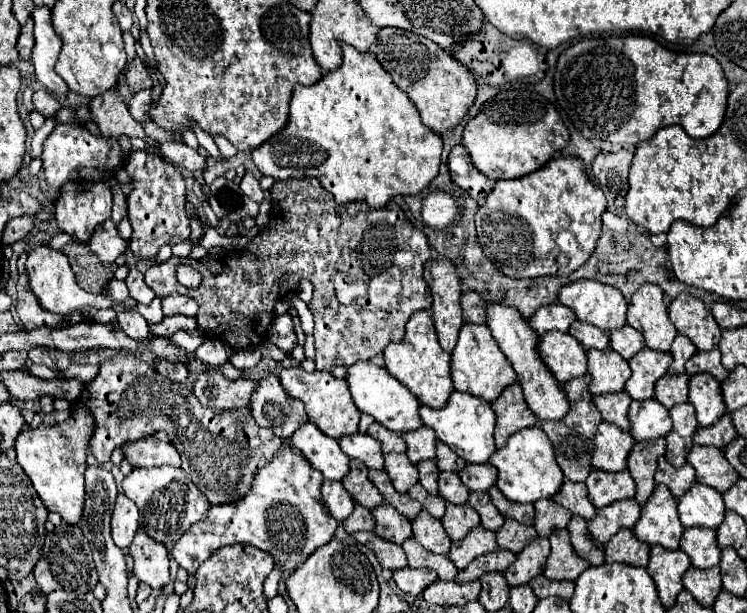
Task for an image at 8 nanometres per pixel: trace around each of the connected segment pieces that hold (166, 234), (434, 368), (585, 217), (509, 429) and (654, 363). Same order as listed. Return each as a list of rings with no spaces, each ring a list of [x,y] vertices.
[[[132,151],[126,161],[126,171],[134,177],[134,189],[128,195],[128,219],[132,223],[130,249],[136,257],[152,259],[162,245],[174,245],[190,237],[190,221],[186,217],[186,185],[178,167],[150,155]]]
[[[418,311],[410,317],[406,325],[406,337],[400,343],[390,343],[384,349],[384,367],[392,377],[396,377],[404,387],[416,395],[416,399],[432,409],[440,409],[446,405],[452,389],[450,379],[450,353],[446,353],[440,343],[428,311]]]
[[[560,157],[552,159],[546,167],[530,175],[524,175],[520,179],[496,181],[486,203],[474,215],[474,221],[476,221],[478,243],[484,255],[496,265],[498,271],[502,271],[512,279],[534,279],[544,275],[568,277],[590,259],[602,231],[600,215],[606,211],[606,197],[602,189],[590,181],[590,177],[582,167],[584,167],[582,159]]]
[[[518,383],[508,385],[496,401],[492,401],[492,409],[496,413],[496,431],[494,431],[494,443],[496,447],[502,447],[506,443],[506,437],[516,433],[524,427],[536,425],[536,415],[528,409],[522,387]]]
[[[648,347],[640,349],[630,361],[630,369],[632,375],[626,381],[626,393],[636,399],[636,401],[644,401],[654,397],[654,383],[666,375],[668,367],[672,363],[672,355],[670,353],[660,353],[660,351],[652,351]]]

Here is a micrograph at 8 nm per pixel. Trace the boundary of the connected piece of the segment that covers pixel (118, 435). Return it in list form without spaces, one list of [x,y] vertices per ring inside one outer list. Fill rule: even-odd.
[[[116,355],[100,361],[98,367],[96,379],[80,395],[80,405],[88,407],[96,419],[90,447],[98,463],[108,463],[112,455],[112,463],[120,465],[124,457],[116,447],[166,431],[182,457],[182,469],[206,495],[210,505],[224,505],[240,501],[252,489],[256,471],[274,459],[282,445],[280,437],[276,441],[274,431],[254,423],[248,407],[238,411],[206,409],[194,399],[192,391],[160,377],[152,365],[136,355]]]

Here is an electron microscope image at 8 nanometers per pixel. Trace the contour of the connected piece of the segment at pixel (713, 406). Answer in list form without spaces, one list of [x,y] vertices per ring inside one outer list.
[[[706,373],[692,375],[688,389],[690,389],[688,403],[694,405],[694,409],[696,409],[698,425],[708,427],[708,425],[716,423],[718,417],[722,417],[722,413],[726,413],[724,403],[722,403],[720,383],[712,375],[706,375]]]

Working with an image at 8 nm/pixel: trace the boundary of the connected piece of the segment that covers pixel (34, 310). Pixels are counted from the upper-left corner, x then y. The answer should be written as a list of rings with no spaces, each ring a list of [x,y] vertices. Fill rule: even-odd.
[[[26,251],[18,257],[18,273],[20,273],[18,301],[16,301],[18,317],[20,317],[22,325],[24,325],[24,329],[28,329],[28,331],[32,331],[36,327],[46,327],[46,325],[58,327],[62,317],[54,315],[50,311],[42,311],[42,307],[38,307],[38,299],[34,299],[34,293],[30,291],[30,287],[26,287],[26,269],[24,269],[26,257],[28,257]]]

